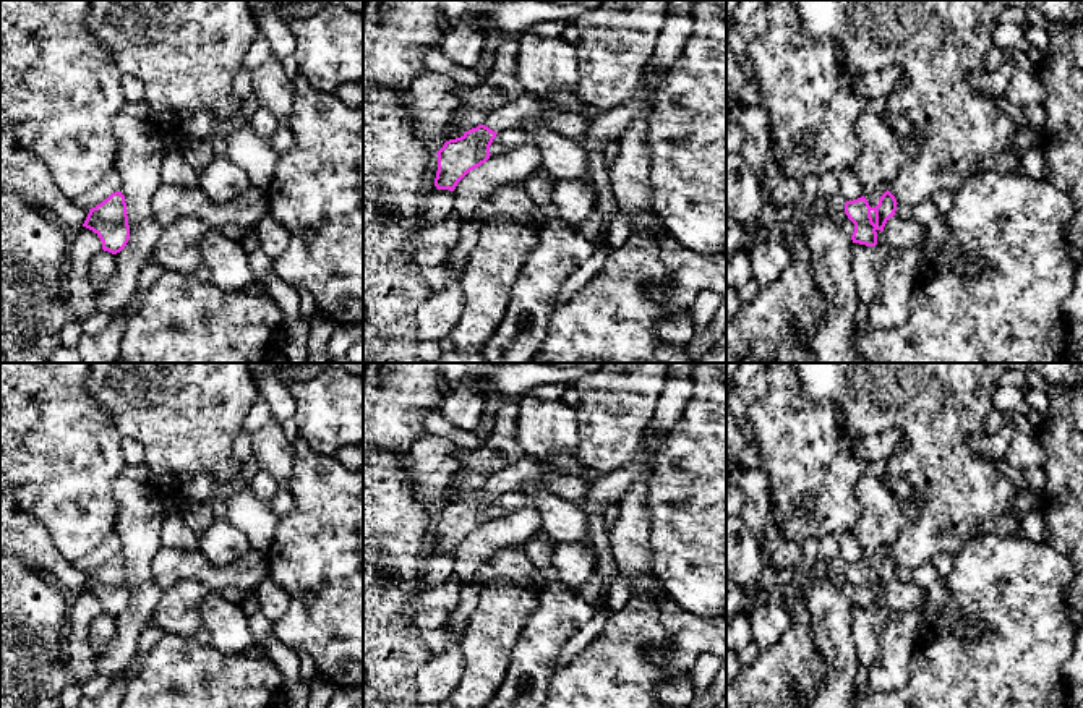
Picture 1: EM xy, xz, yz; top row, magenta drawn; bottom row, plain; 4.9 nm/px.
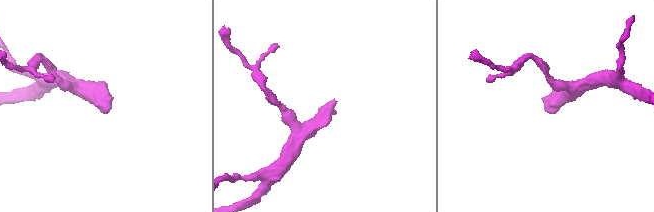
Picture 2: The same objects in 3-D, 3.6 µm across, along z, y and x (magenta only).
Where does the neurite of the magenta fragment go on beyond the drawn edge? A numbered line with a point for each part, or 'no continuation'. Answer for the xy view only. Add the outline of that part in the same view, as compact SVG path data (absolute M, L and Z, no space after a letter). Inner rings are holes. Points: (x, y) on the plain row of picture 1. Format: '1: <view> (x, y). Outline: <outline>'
no continuation

